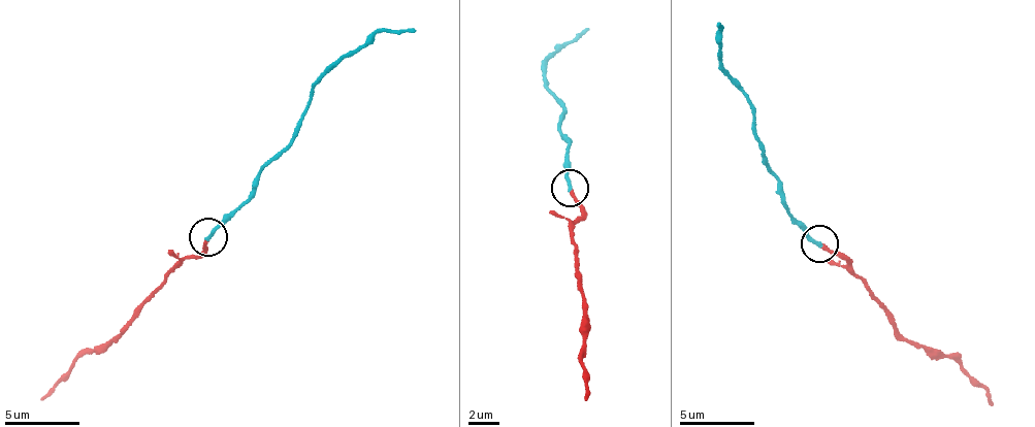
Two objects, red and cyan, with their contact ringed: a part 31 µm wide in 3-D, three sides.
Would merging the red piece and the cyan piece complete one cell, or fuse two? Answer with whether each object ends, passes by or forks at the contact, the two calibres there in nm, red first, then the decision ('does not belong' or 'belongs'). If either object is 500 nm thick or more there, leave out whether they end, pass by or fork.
red ends | cyan ends | 240/240 nm | belongs

